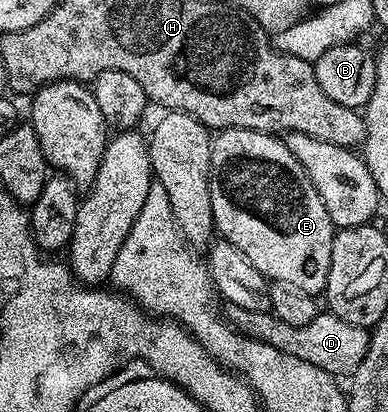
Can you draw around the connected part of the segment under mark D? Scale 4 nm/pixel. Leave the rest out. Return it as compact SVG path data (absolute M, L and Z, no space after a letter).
M227 304L222 313L230 325L254 340L262 340L262 344L270 344L270 348L278 348L278 352L286 352L289 356L298 356L298 360L306 360L306 364L314 364L314 368L322 368L322 372L344 380L352 375L362 364L368 351L369 331L363 326L346 324L331 312L319 312L308 324L291 325L280 320L270 309L250 312L250 308L238 308L238 304Z

